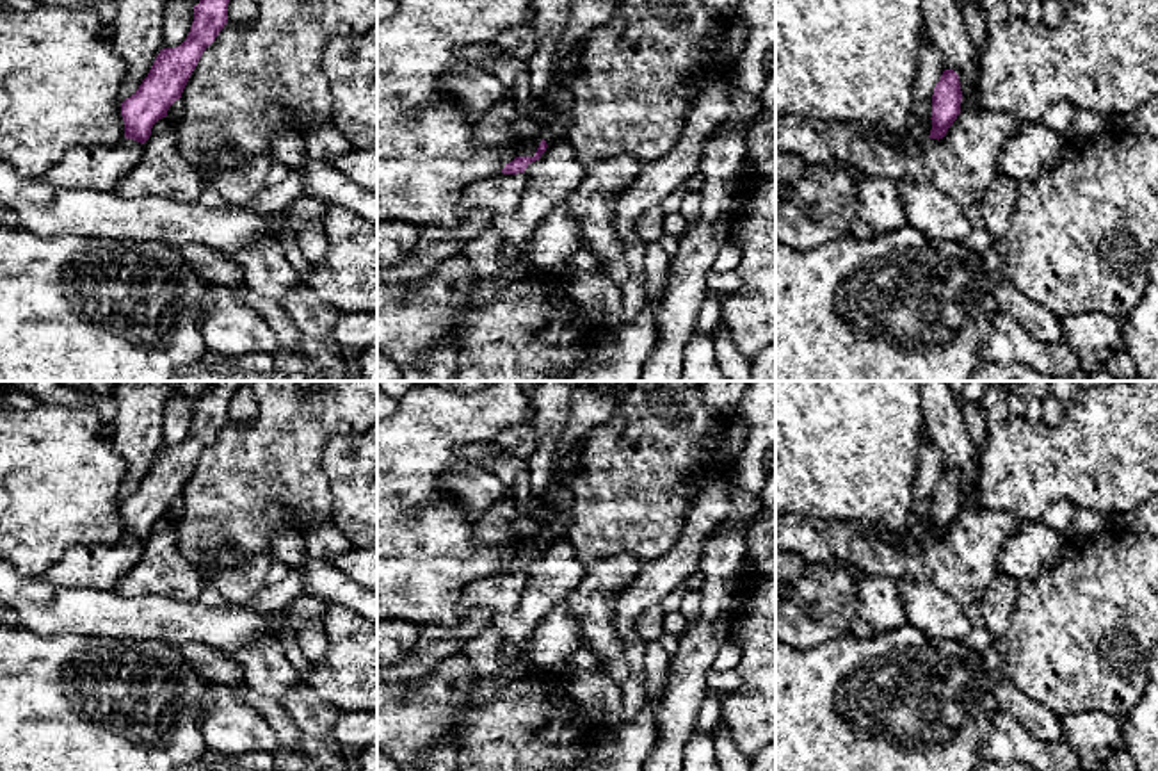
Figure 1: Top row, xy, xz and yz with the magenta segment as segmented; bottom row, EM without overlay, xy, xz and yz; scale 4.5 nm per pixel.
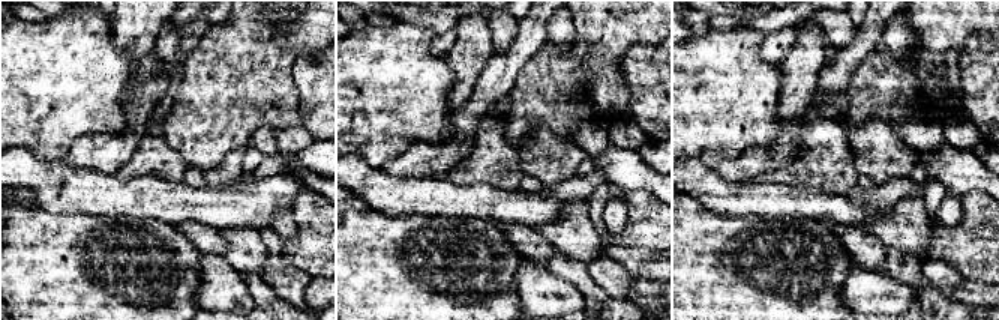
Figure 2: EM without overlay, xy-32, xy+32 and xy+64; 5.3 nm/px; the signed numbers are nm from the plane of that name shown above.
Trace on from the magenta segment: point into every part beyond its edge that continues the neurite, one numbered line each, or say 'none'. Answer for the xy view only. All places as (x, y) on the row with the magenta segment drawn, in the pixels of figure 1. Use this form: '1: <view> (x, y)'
1: xy (100, 168)

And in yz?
none

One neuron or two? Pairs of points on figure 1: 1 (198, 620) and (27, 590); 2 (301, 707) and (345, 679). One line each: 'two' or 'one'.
1: one
2: two

